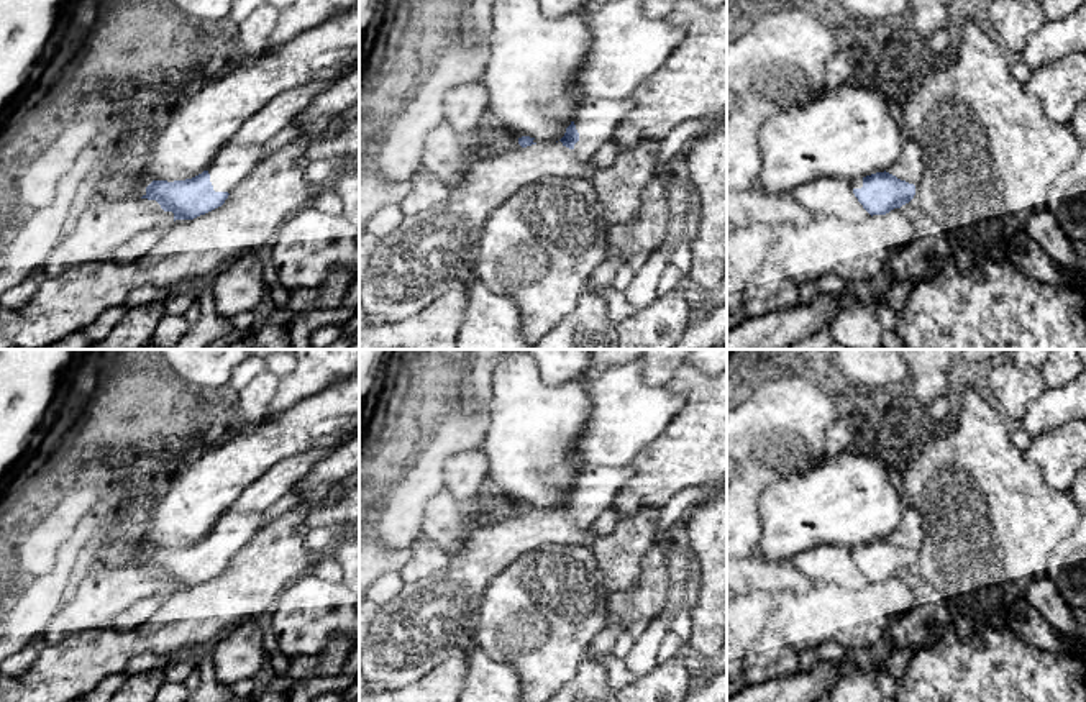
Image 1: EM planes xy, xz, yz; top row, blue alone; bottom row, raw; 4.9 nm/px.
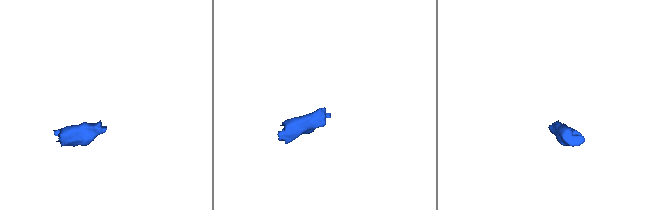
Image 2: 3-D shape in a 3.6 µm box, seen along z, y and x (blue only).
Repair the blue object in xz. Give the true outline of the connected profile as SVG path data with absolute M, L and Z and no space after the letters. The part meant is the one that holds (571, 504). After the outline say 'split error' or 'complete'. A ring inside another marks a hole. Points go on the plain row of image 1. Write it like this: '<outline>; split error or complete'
M630 464L582 467L559 508L573 517L579 528L586 528L610 508L632 476Z; split error

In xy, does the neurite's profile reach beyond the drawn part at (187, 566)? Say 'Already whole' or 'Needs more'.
Needs more

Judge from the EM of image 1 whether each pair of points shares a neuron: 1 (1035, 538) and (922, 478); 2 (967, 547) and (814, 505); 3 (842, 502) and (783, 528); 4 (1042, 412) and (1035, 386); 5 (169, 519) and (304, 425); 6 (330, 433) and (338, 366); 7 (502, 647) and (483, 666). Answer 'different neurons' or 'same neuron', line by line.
1: same neuron
2: different neurons
3: same neuron
4: different neurons
5: same neuron
6: different neurons
7: different neurons

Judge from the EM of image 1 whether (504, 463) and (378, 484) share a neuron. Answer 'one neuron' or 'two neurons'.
two neurons

